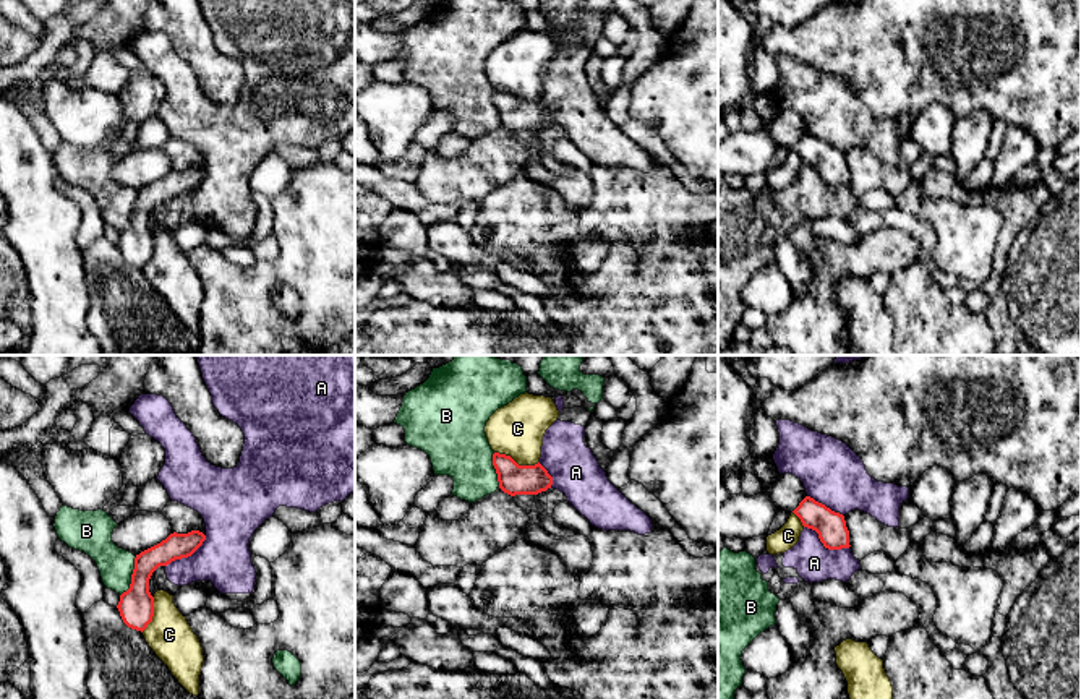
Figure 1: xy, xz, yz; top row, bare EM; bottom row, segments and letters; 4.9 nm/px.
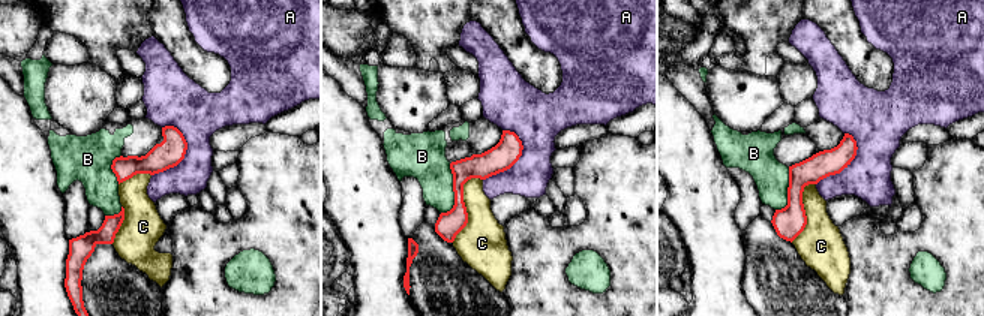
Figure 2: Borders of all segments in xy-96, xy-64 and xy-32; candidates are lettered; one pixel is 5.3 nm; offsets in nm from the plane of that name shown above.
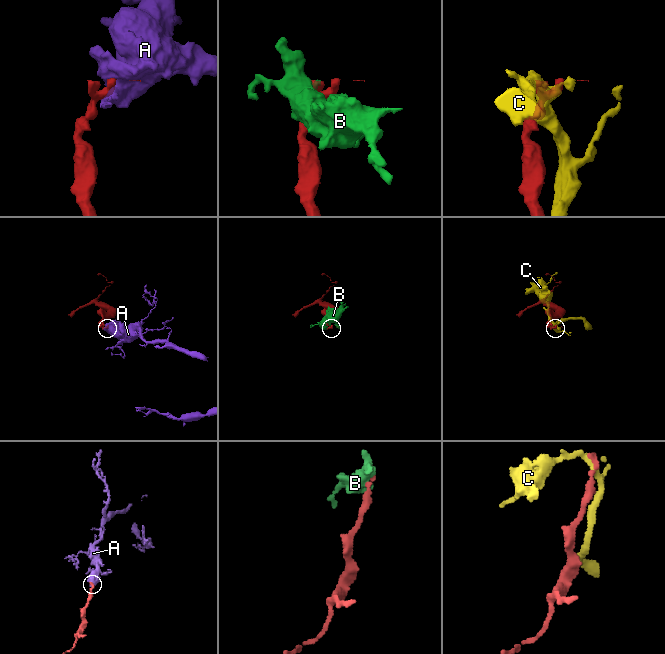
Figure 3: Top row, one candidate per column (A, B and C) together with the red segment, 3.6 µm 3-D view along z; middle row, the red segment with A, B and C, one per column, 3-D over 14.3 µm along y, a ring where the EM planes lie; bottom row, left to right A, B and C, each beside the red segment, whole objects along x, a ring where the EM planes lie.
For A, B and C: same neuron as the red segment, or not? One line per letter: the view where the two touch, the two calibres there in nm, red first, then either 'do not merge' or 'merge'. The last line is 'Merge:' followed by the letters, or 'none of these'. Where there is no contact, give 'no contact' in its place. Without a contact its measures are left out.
A: yz | 150/190 nm | do not merge
B: xy | 180/170 nm | do not merge
C: xz | 150/260 nm | do not merge
Merge: none of these

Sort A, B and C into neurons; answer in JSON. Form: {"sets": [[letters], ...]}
{"sets": [["A", "B"], ["C"]]}

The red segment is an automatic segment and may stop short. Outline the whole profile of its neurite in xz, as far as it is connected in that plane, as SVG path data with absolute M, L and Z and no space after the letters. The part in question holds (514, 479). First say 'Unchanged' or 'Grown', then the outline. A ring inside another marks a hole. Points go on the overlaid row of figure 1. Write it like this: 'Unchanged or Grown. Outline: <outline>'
Unchanged. Outline: M494 452L493 465L499 488L511 496L538 495L553 485L553 477L540 462L535 465L519 465L511 456Z

